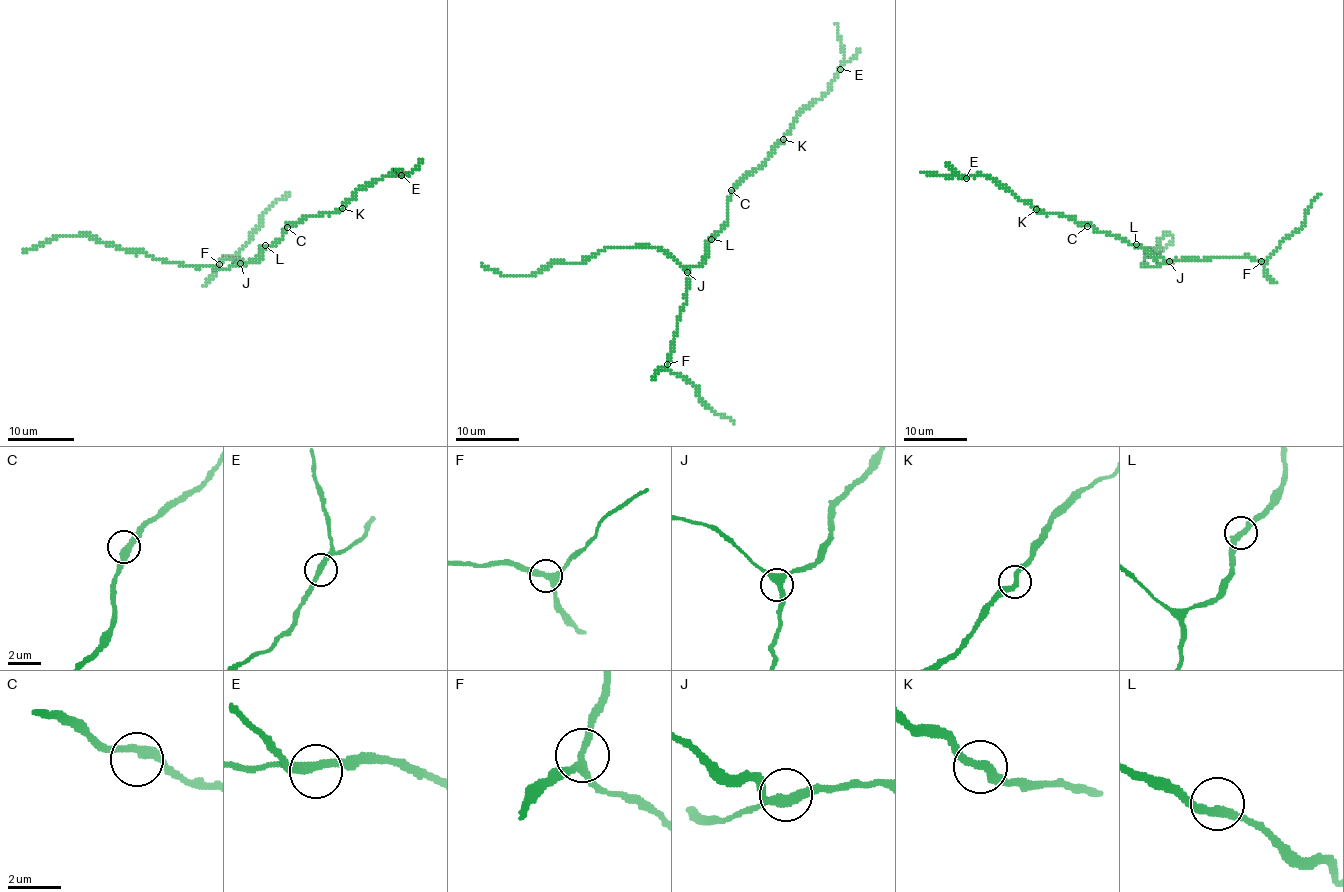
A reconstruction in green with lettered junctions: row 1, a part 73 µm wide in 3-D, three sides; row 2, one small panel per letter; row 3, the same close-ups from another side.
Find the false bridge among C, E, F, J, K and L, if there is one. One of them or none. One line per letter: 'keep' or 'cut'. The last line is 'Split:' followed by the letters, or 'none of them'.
C: keep
E: keep
F: keep
J: keep
K: keep
L: keep
Split: none of them

